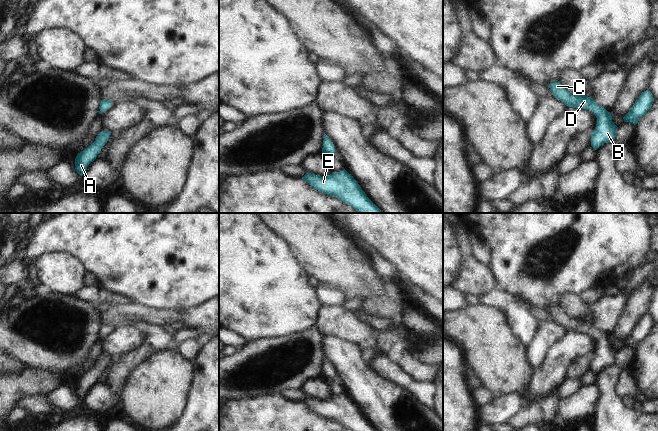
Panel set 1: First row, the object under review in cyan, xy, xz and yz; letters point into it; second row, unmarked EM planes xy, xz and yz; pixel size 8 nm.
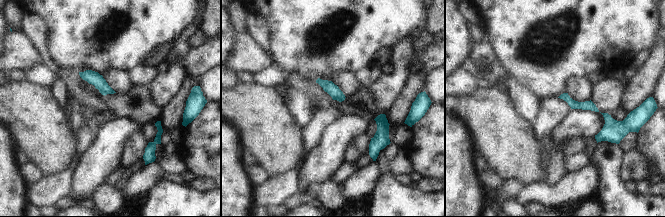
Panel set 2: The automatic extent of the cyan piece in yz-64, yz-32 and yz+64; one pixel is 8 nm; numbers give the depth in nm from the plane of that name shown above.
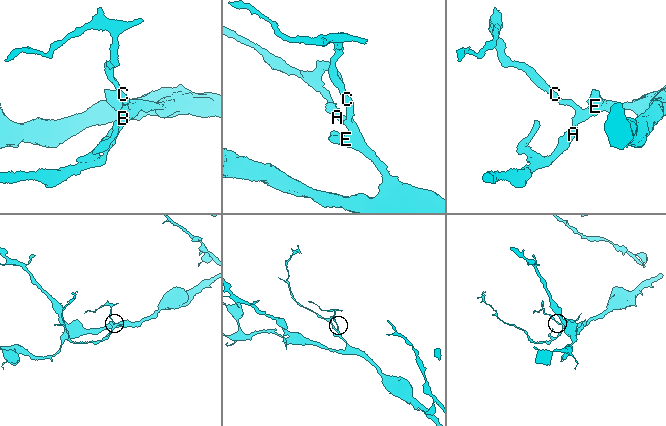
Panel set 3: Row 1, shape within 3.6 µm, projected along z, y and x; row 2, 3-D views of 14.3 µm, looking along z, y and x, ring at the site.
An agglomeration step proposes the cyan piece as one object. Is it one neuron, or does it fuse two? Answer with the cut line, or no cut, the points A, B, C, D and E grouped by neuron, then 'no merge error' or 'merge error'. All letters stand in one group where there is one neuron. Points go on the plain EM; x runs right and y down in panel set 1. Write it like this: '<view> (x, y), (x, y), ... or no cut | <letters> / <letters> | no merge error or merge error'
no cut | A B C D E | no merge error

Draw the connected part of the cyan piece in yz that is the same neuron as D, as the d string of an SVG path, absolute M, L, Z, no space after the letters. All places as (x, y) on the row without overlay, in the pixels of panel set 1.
M560 305L550 306L548 310L553 320L567 331L582 332L594 337L597 342L595 354L591 356L591 370L597 374L602 368L615 364L618 351L612 346L611 337L598 329L593 322L570 318Z

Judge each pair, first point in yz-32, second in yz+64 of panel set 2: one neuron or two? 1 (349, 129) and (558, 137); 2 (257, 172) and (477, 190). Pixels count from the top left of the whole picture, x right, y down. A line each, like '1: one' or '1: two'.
1: one
2: two

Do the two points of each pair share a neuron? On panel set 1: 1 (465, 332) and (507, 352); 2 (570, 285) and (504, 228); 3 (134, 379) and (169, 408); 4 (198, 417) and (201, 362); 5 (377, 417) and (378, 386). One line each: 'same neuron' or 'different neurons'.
1: same neuron
2: same neuron
3: same neuron
4: same neuron
5: same neuron

